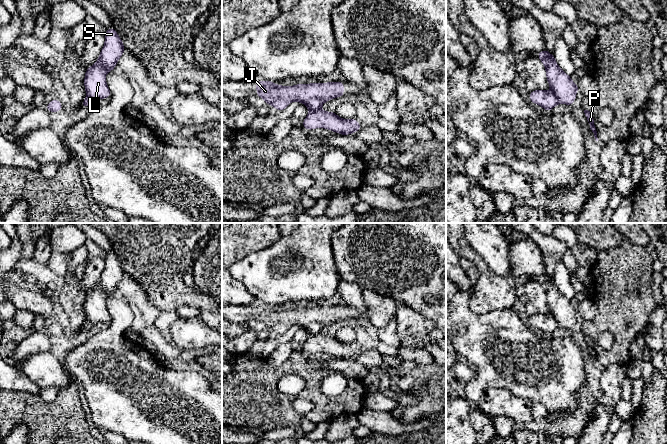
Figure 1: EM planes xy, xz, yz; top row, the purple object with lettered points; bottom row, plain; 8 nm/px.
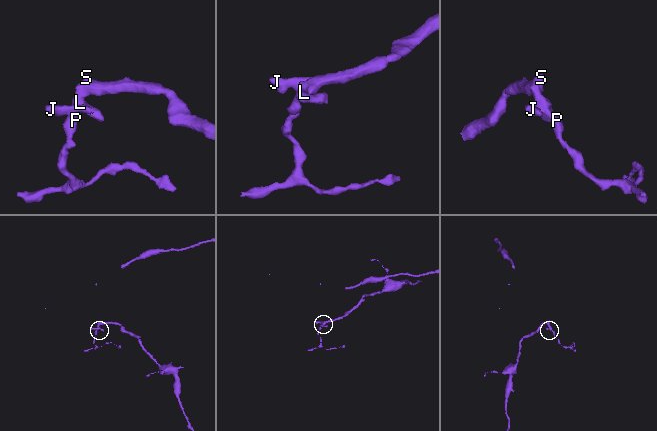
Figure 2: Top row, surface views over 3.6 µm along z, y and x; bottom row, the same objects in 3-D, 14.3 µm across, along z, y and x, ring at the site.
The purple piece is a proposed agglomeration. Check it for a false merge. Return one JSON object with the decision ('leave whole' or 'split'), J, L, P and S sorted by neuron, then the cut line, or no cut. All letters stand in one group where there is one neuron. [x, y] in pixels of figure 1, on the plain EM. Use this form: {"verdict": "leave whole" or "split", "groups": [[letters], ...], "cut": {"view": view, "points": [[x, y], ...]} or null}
{"verdict": "split", "groups": [["J"], ["L", "P", "S"]], "cut": {"view": "xz", "points": [[319, 332], [309, 336]]}}

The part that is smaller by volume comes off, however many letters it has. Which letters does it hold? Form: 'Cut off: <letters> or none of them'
Cut off: J

